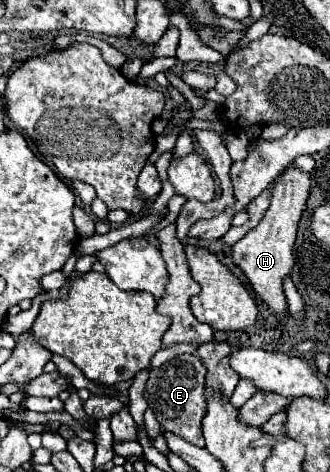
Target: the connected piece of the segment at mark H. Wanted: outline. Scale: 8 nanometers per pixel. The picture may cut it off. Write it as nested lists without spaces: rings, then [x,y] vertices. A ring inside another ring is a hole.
[[[288,167],[274,183],[272,183],[272,197],[270,197],[270,207],[266,209],[266,215],[262,217],[260,225],[254,227],[232,247],[232,257],[234,263],[246,273],[250,279],[252,289],[268,307],[280,317],[284,317],[286,311],[286,299],[282,291],[282,281],[286,275],[290,275],[292,265],[294,265],[294,255],[292,255],[292,245],[296,239],[298,223],[300,217],[306,209],[306,201],[310,195],[310,173],[298,169],[298,167]]]

